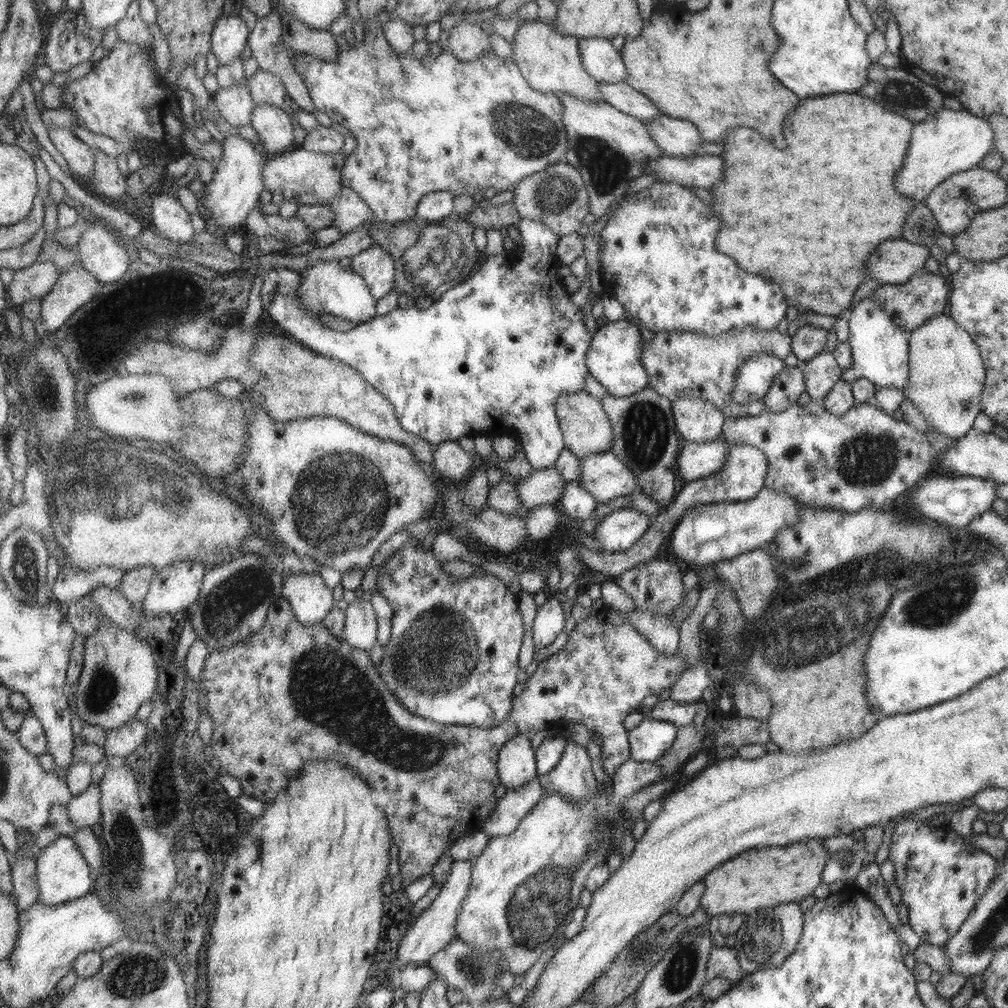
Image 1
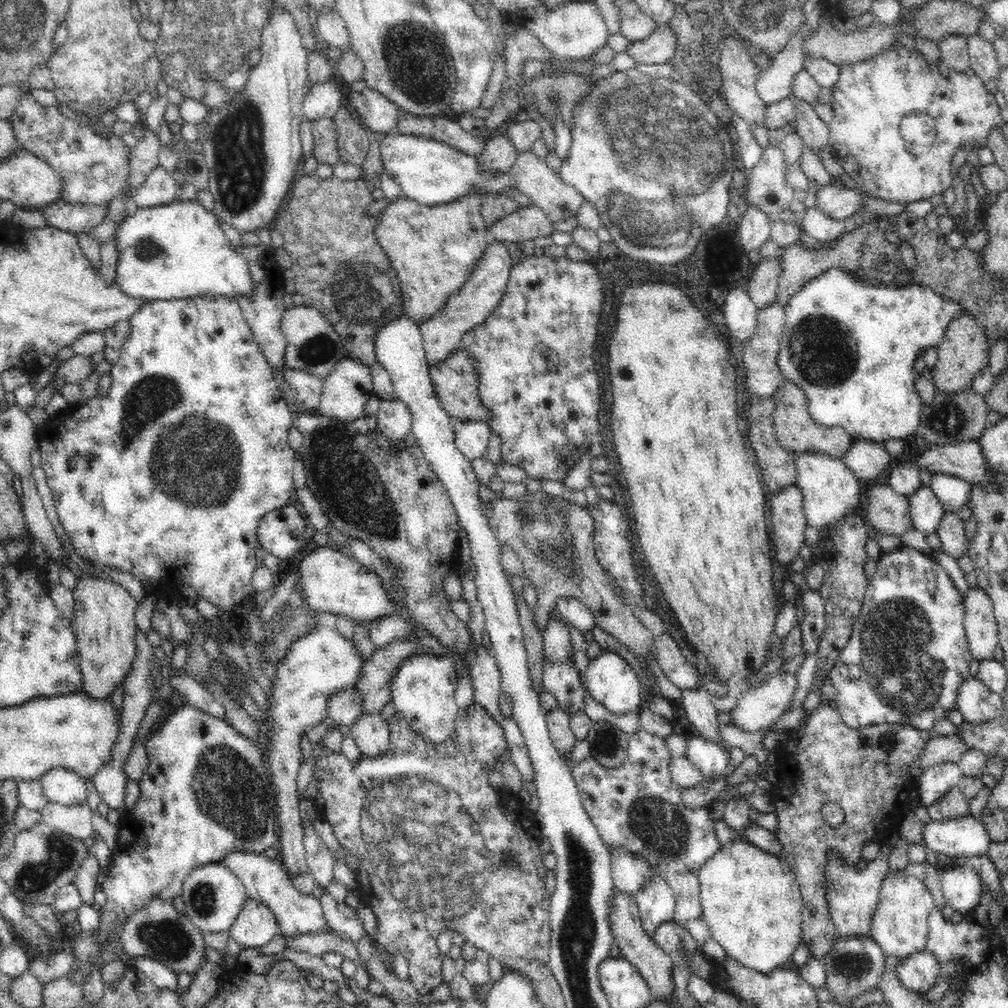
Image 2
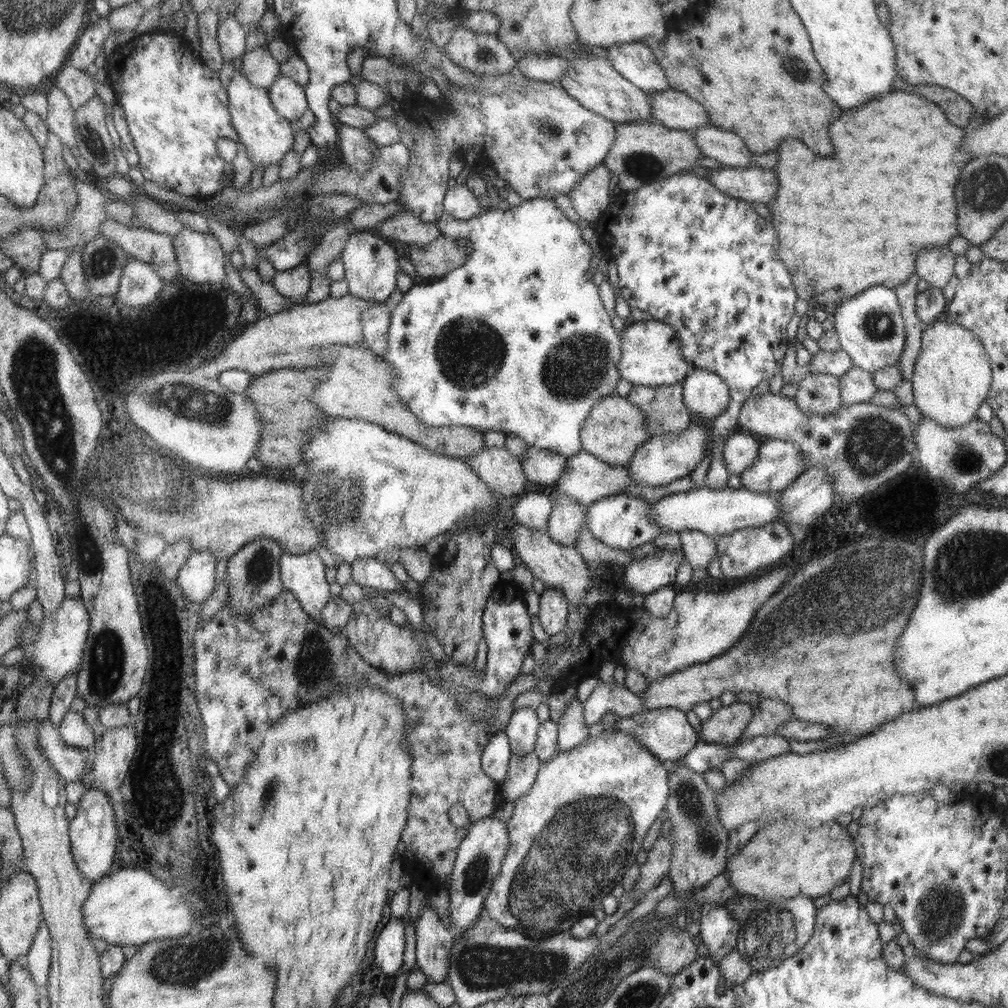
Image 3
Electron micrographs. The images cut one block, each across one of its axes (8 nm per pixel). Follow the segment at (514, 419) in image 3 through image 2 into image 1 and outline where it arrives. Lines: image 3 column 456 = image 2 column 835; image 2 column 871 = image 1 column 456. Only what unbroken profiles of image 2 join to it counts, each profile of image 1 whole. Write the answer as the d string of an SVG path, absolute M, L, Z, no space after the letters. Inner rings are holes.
M521 218L516 227L522 241L516 244L514 250L500 255L486 255L476 274L460 286L448 290L444 297L426 309L416 304L410 308L397 306L390 313L378 314L371 321L360 323L346 332L332 330L298 301L298 286L302 278L299 272L288 268L262 272L262 308L289 338L316 353L355 367L395 406L399 421L408 433L436 446L446 441L457 441L460 436L484 435L484 420L496 420L496 426L502 416L502 432L506 430L506 435L520 440L525 458L535 471L546 470L555 467L566 446L556 414L560 394L584 391L586 376L590 376L587 352L591 348L592 332L588 332L584 325L580 307L572 303L564 284L560 286L560 260L556 256L556 244L561 236L544 225L544 221Z

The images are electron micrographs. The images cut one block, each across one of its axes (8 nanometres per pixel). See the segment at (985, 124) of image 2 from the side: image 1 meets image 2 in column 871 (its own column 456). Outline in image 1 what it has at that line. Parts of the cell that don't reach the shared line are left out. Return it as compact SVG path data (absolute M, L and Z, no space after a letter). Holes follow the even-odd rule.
M381 14L370 19L362 18L360 22L364 25L364 42L357 42L351 35L342 39L337 62L325 62L306 54L296 54L297 58L294 62L295 70L302 77L302 81L306 83L308 93L310 93L316 108L326 113L333 123L346 127L351 132L351 136L357 140L353 153L346 156L346 162L344 162L344 168L342 168L342 184L360 195L360 198L370 207L372 216L375 217L376 221L390 223L391 225L410 221L418 213L419 202L422 198L438 191L450 191L454 196L473 195L476 191L484 191L487 188L495 188L498 192L512 191L524 178L531 177L532 174L546 170L547 166L555 165L556 162L564 160L570 139L567 137L567 128L563 122L564 105L559 95L544 94L543 91L536 90L524 78L516 62L512 59L499 58L493 52L485 53L476 60L469 62L460 61L449 50L442 51L437 58L427 54L420 60L417 60L412 53L400 55L387 42L387 34L384 28L386 27L385 17L385 14Z

